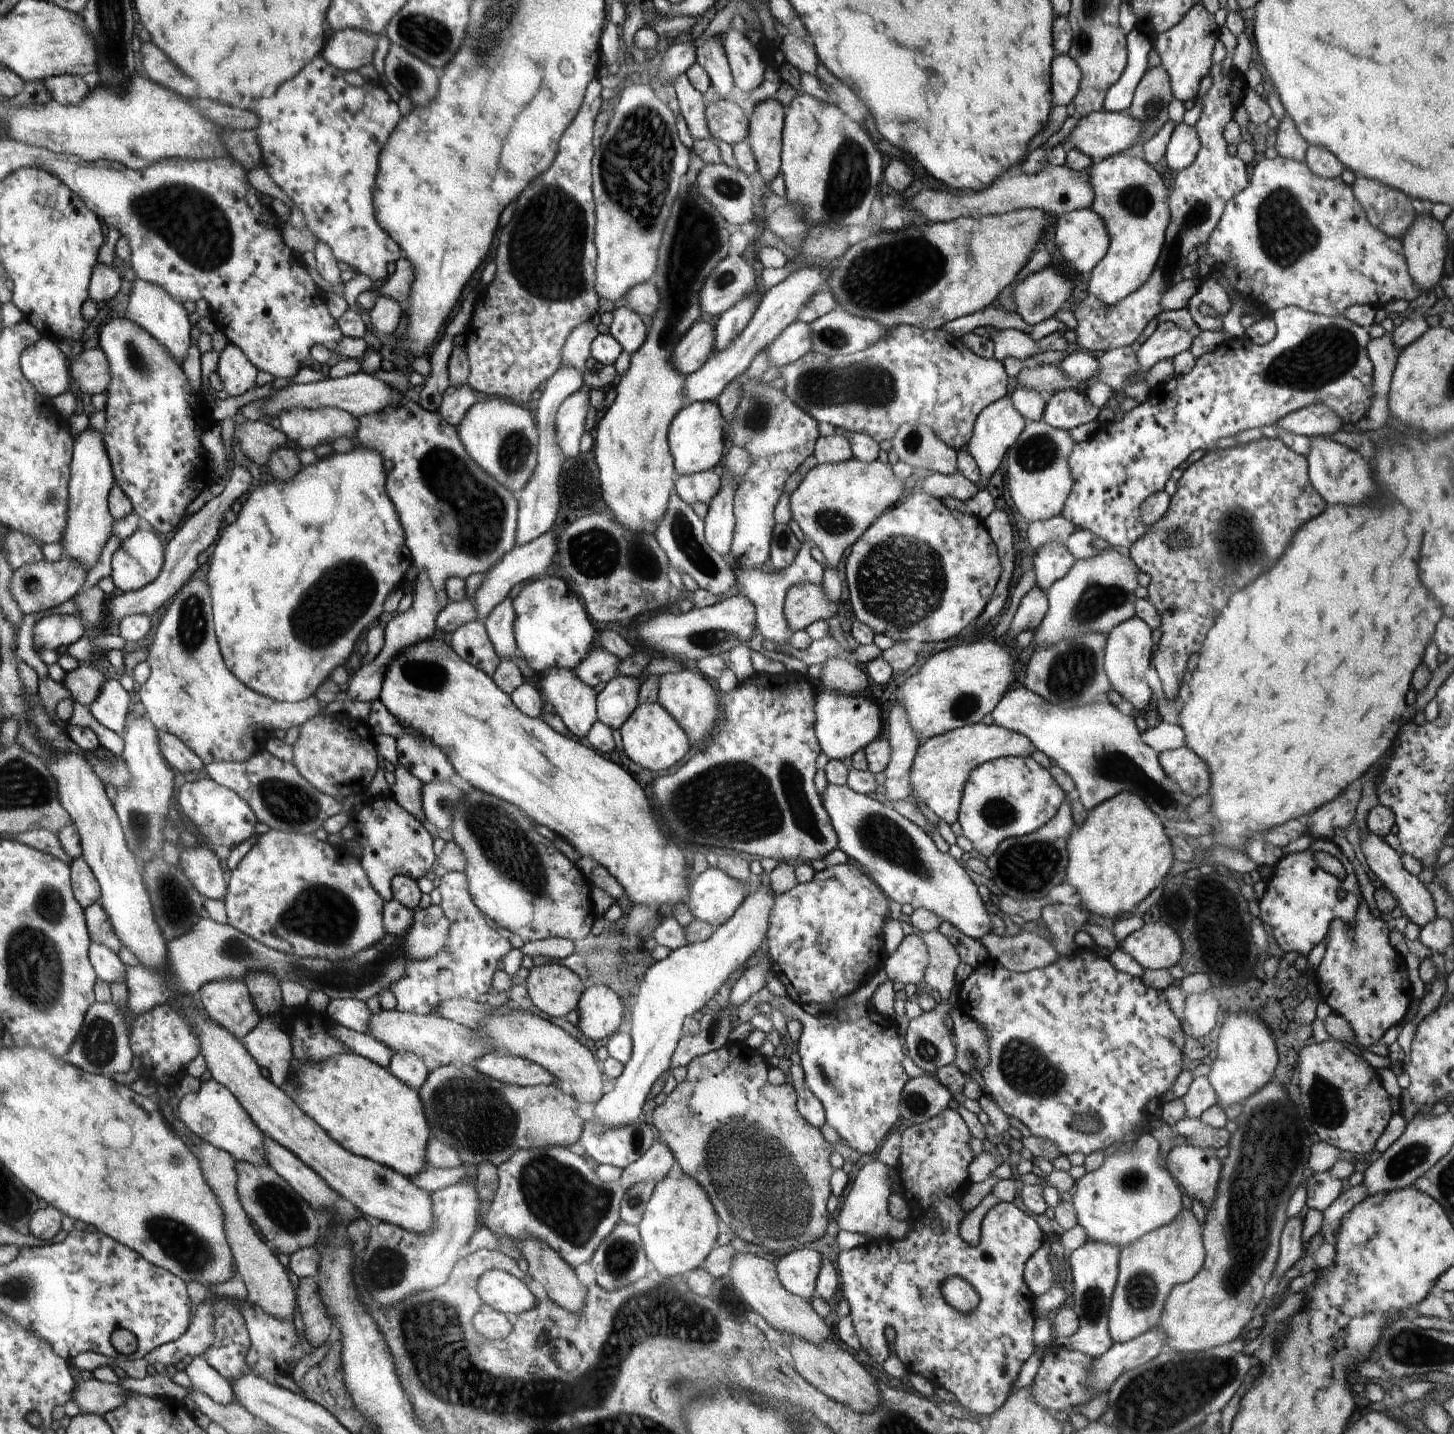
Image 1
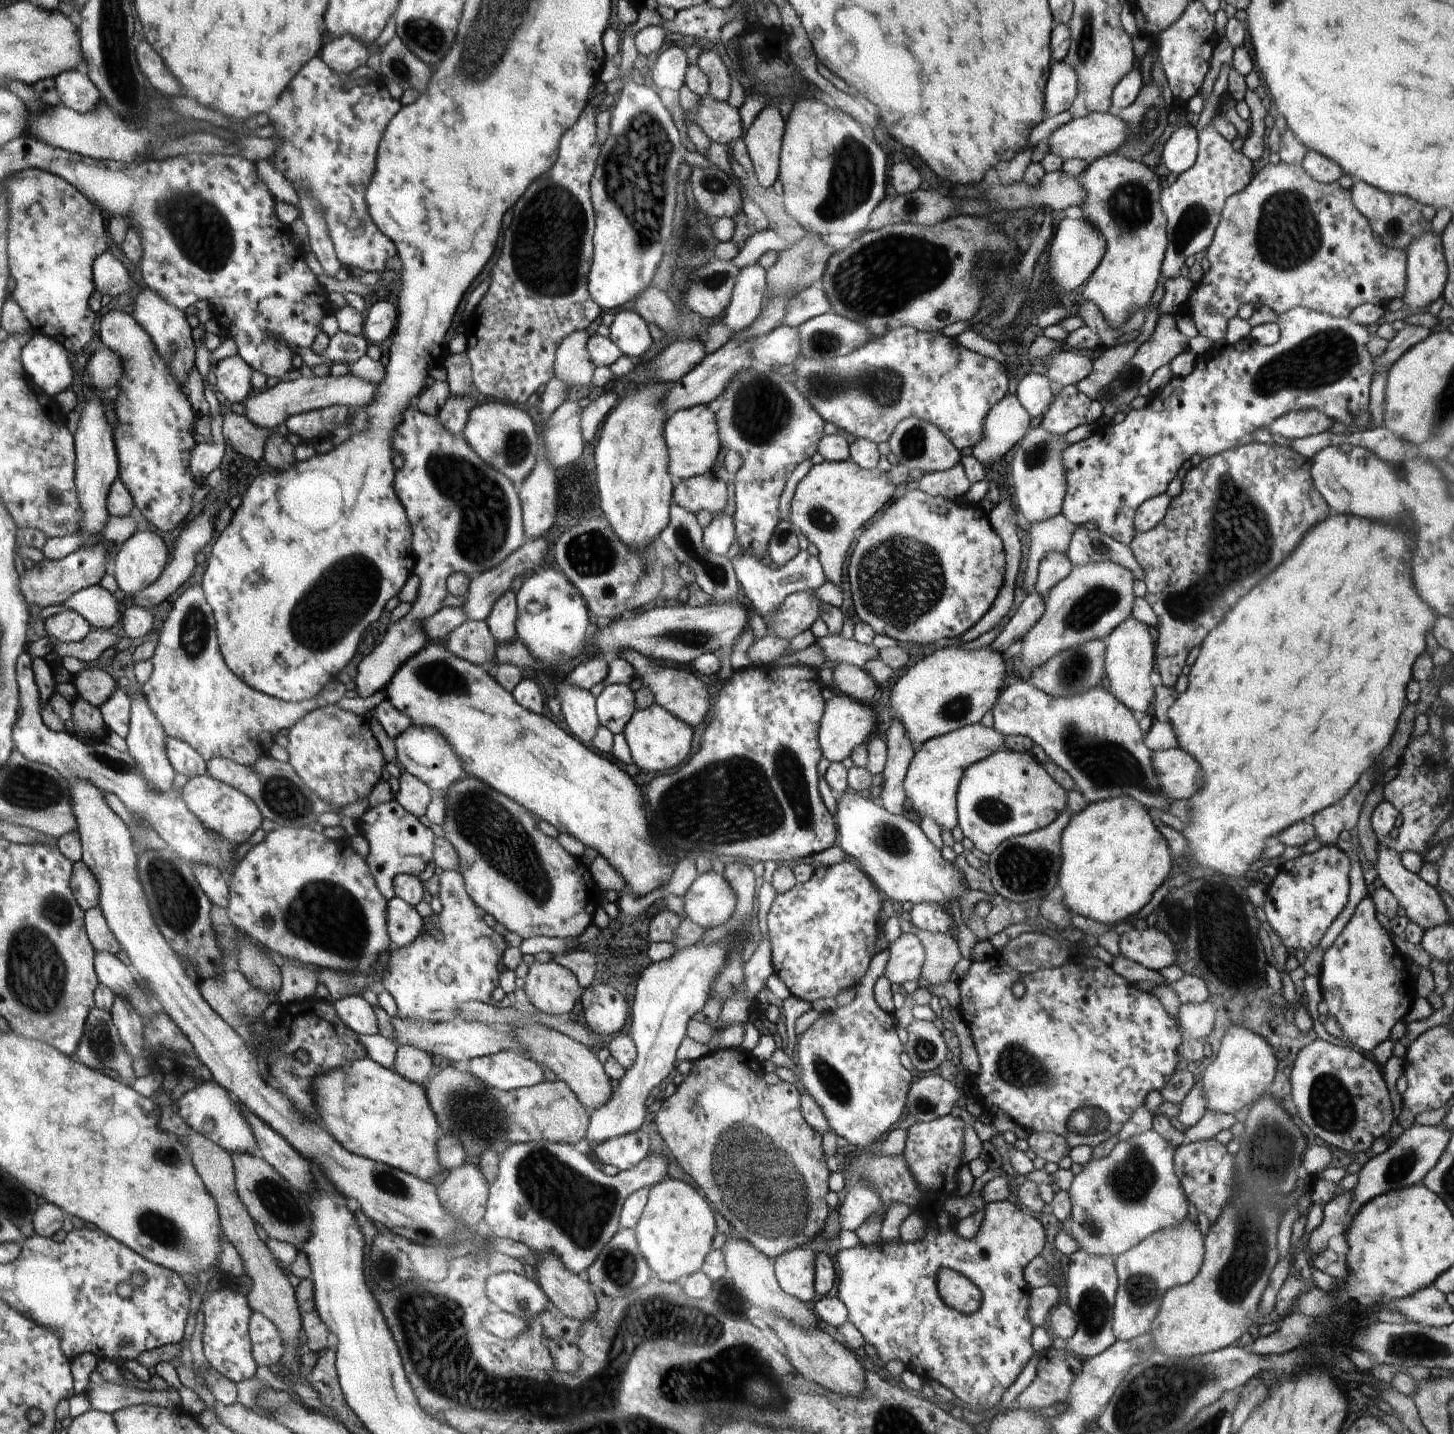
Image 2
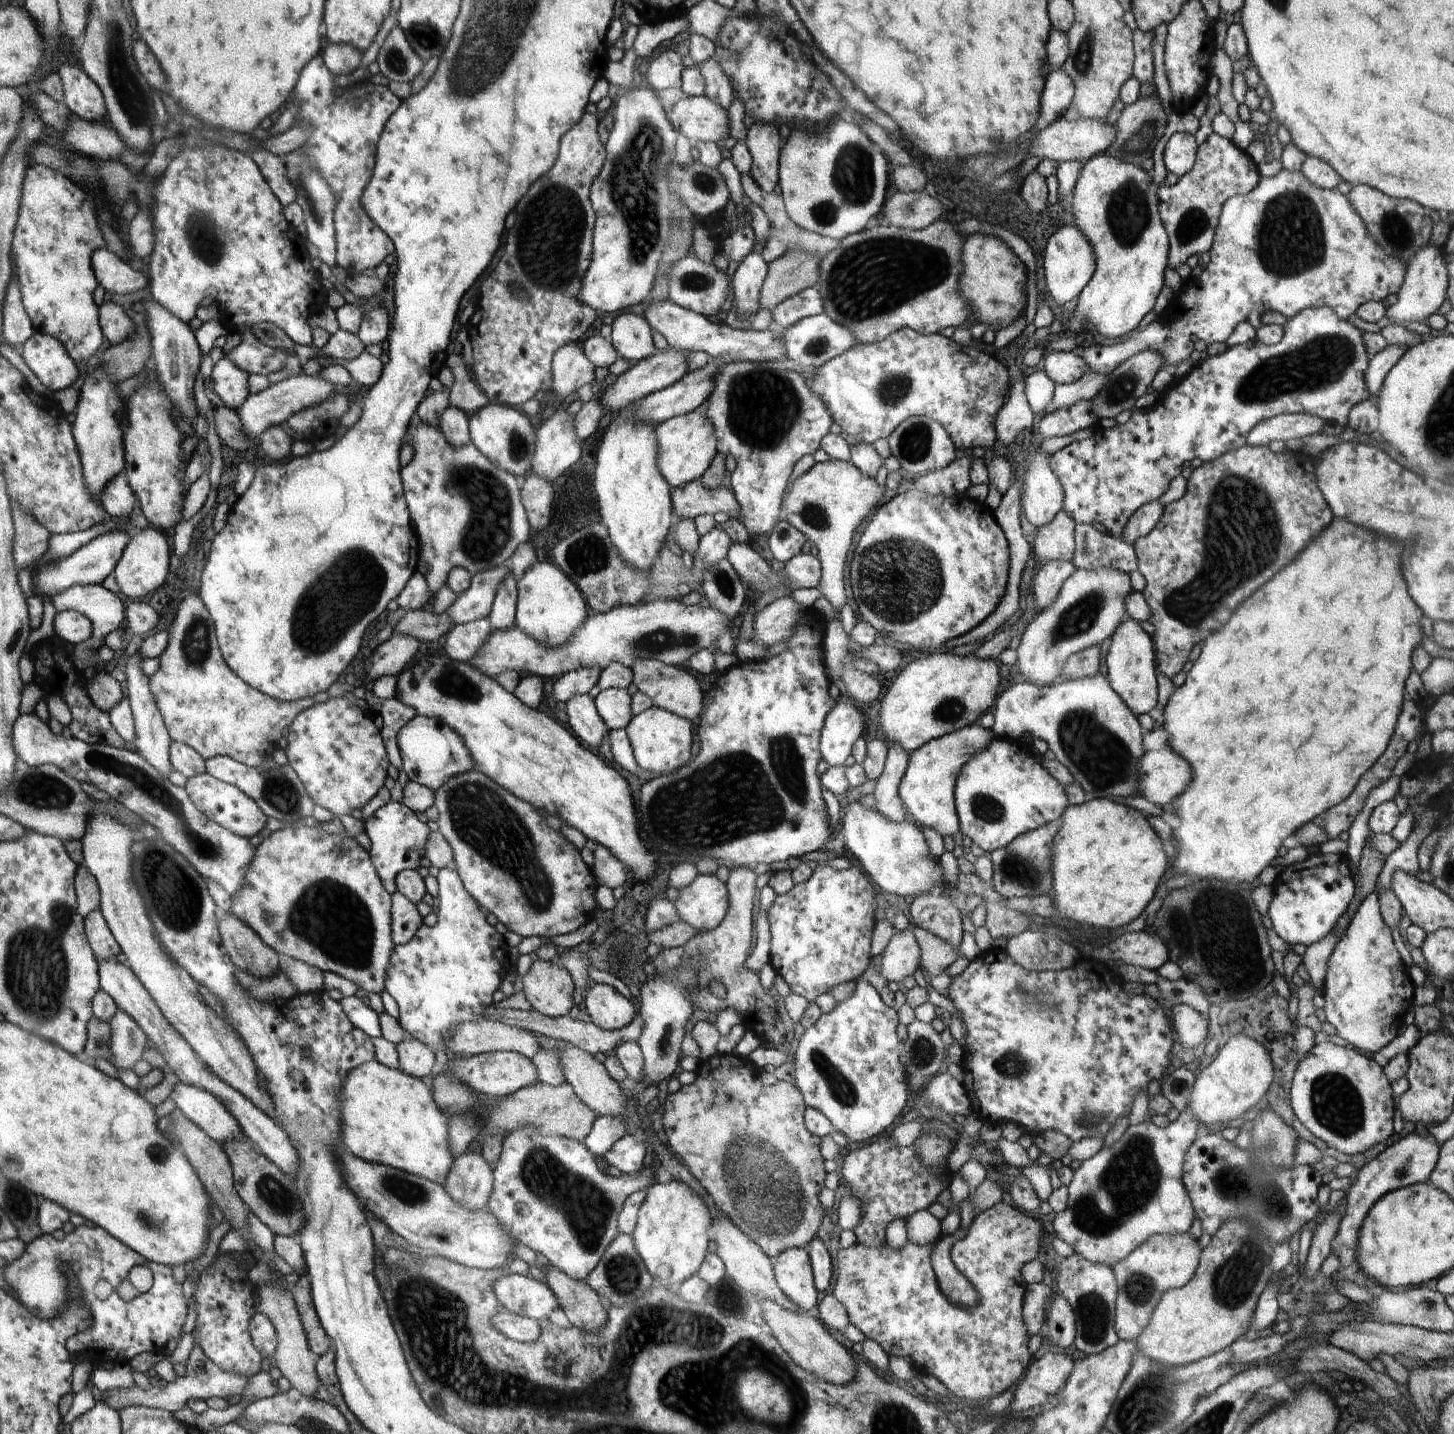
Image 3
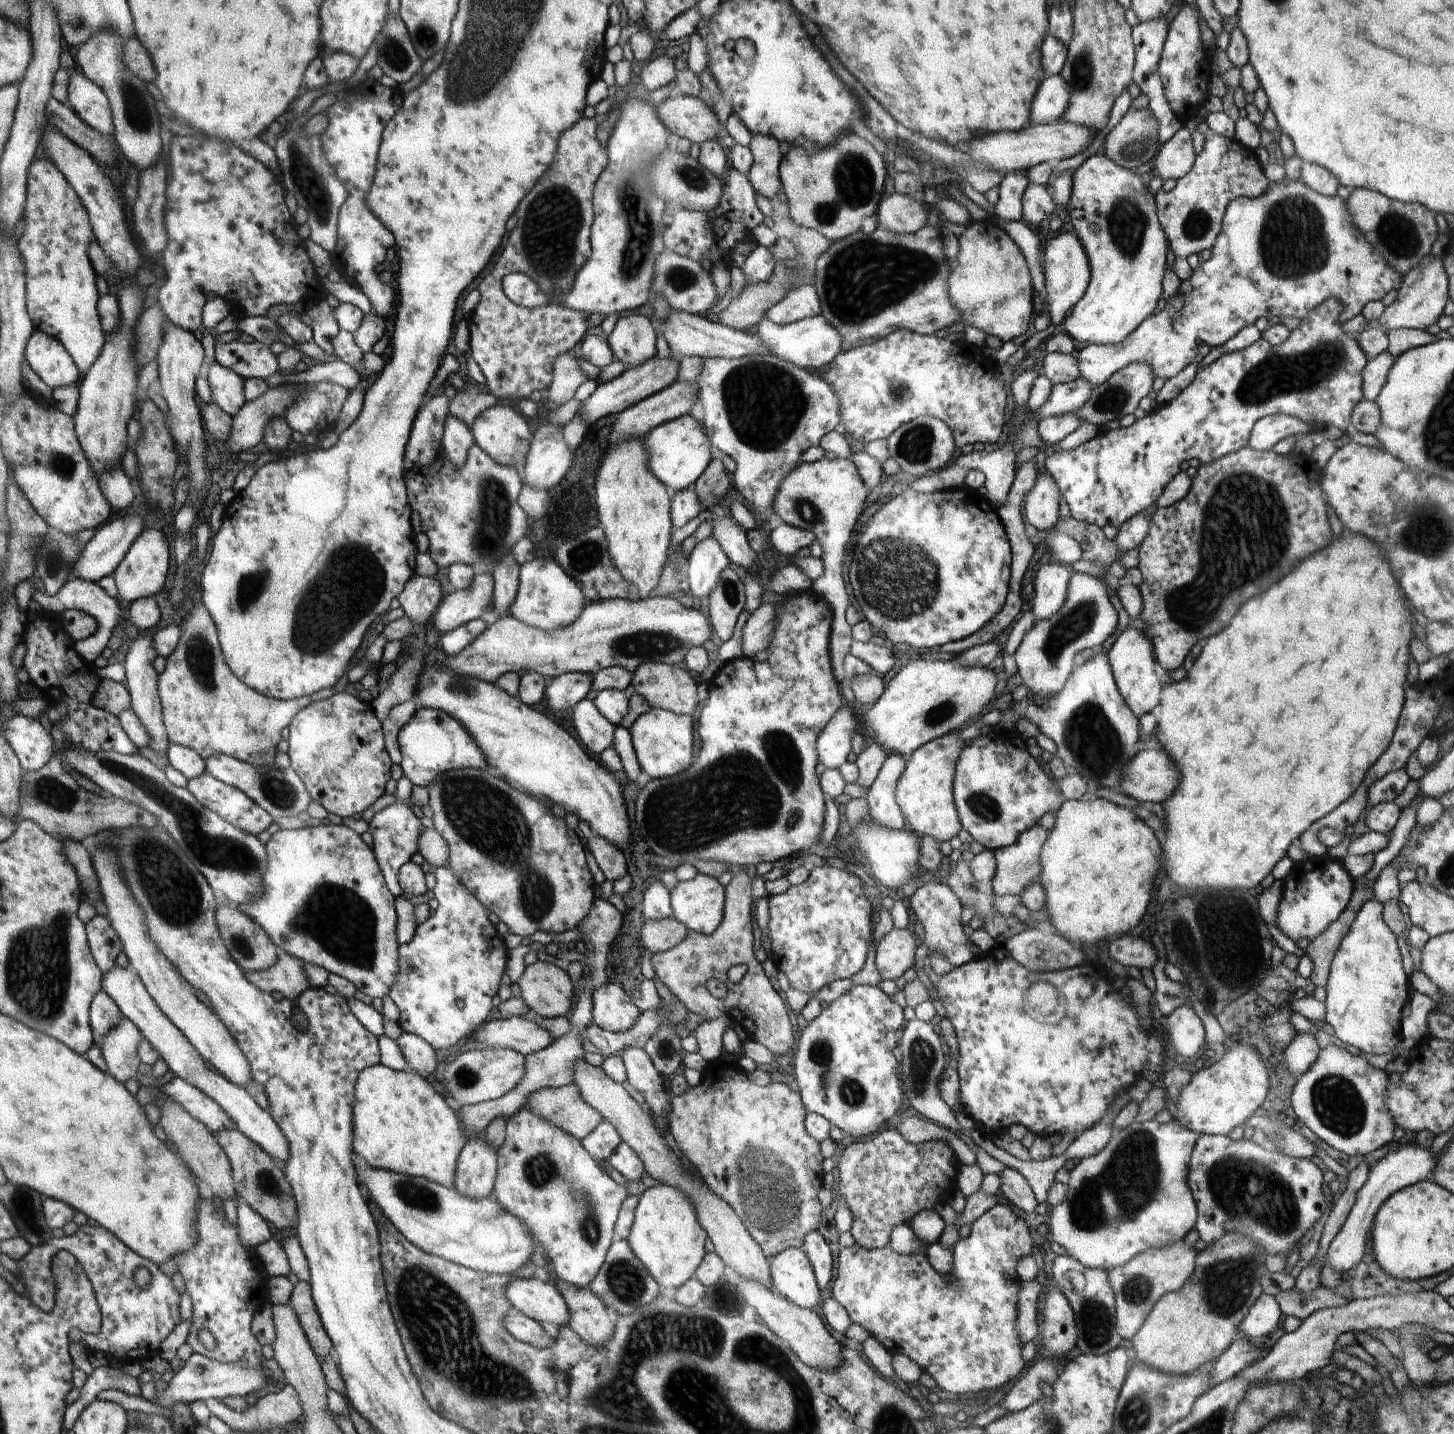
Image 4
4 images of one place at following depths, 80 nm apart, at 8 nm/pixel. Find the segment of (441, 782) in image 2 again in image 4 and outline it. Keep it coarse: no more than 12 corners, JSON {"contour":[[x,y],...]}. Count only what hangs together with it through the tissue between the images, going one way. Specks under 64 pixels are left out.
{"contour":[[416,709],[399,730],[403,776],[484,768],[472,734],[442,709]]}

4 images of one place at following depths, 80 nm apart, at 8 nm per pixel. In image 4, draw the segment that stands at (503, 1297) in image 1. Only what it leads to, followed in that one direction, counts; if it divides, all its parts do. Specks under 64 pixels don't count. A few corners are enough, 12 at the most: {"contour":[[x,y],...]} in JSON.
{"contour":[[519,1274],[505,1294],[511,1307],[561,1328],[570,1320],[554,1282]]}

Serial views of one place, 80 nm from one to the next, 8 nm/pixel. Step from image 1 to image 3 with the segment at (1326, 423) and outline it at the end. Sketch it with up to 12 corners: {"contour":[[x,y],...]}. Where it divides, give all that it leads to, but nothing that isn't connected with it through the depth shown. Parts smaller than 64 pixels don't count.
{"contour":[[1284,413],[1257,424],[1248,446],[1306,438],[1321,432],[1322,417]]}

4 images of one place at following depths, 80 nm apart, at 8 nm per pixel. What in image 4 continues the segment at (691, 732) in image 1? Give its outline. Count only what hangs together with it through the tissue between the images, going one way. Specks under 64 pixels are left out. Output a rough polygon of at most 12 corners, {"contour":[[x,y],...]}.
{"contour":[[645,660],[635,692],[651,708],[690,716],[696,682],[679,664]]}

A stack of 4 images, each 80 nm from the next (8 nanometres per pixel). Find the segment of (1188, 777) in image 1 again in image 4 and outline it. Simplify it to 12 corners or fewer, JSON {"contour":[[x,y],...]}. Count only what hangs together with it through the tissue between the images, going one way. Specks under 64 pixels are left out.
{"contour":[[1162,750],[1140,751],[1122,772],[1120,792],[1163,802],[1182,774]]}

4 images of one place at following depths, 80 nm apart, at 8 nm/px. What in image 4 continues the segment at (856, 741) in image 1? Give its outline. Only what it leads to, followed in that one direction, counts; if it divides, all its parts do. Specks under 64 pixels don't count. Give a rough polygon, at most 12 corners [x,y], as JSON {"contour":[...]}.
{"contour":[[849,704],[821,732],[817,753],[827,769],[847,761],[858,730]]}

